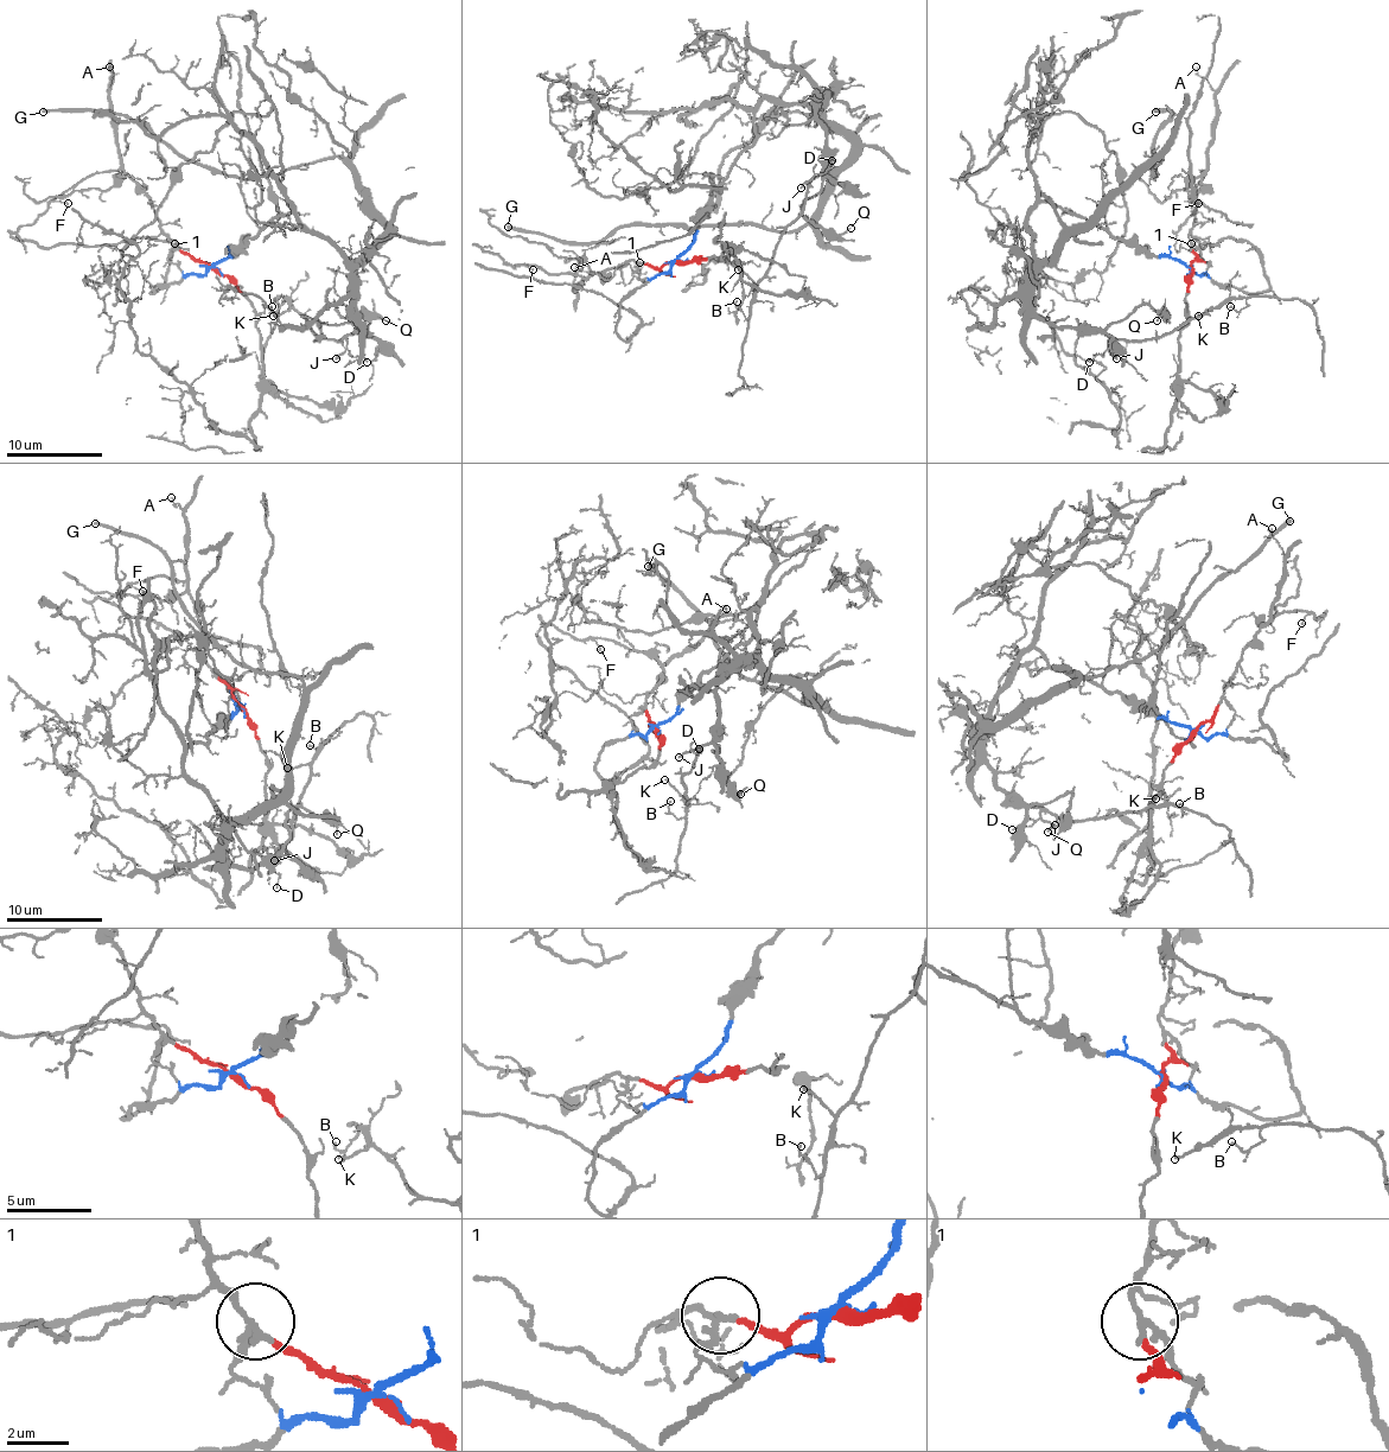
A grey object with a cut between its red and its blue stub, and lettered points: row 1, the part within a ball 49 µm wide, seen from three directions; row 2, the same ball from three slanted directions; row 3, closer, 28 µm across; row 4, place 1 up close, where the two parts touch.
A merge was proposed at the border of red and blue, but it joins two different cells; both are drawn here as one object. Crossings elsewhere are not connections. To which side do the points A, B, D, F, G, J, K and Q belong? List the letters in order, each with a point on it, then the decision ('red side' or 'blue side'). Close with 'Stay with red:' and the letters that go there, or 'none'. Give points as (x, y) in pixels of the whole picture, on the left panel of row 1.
A: at (109, 67); red side
B: at (272, 306); blue side
D: at (367, 362); blue side
F: at (68, 203); red side
G: at (43, 112); blue side
J: at (336, 358); blue side
K: at (273, 316); blue side
Q: at (386, 320); blue side
Stay with red: A, F

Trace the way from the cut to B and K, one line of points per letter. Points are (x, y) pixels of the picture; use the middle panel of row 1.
B: (677, 260), (757, 137), (764, 99), (817, 106), (822, 171), (752, 316), (737, 300)
K: (677, 260), (757, 137), (764, 99), (811, 103), (822, 171), (769, 269), (757, 281), (737, 269)

